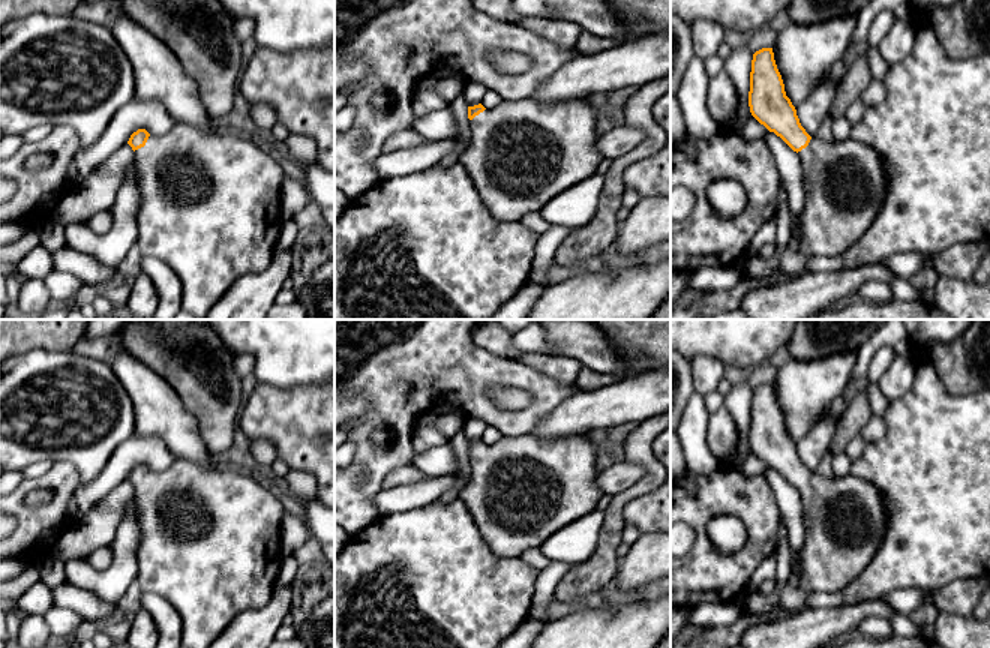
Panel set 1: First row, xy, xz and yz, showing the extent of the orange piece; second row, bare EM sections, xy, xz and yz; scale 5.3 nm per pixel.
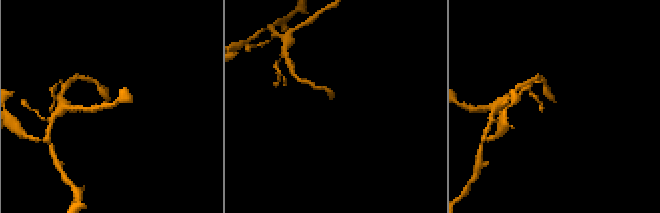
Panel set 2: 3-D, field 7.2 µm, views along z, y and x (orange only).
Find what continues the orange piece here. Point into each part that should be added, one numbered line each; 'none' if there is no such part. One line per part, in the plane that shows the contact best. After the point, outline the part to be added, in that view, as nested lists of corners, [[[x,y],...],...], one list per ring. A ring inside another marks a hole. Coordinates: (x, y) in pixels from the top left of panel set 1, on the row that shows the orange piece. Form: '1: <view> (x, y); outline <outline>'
1: xy (210, 209); outline [[[176,123],[165,135],[148,136],[144,147],[134,152],[134,162],[138,171],[138,186],[141,190],[141,204],[136,213],[136,244],[142,256],[153,256],[168,264],[182,280],[182,309],[192,314],[196,320],[206,320],[210,308],[230,290],[230,286],[244,274],[256,274],[270,266],[274,249],[278,248],[280,216],[280,188],[285,178],[282,166],[249,140],[226,132],[204,134],[186,123]]]

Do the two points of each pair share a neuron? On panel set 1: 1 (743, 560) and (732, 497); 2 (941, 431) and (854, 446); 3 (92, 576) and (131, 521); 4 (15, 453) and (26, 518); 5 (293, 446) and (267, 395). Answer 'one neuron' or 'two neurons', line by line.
1: one neuron
2: two neurons
3: one neuron
4: two neurons
5: one neuron

